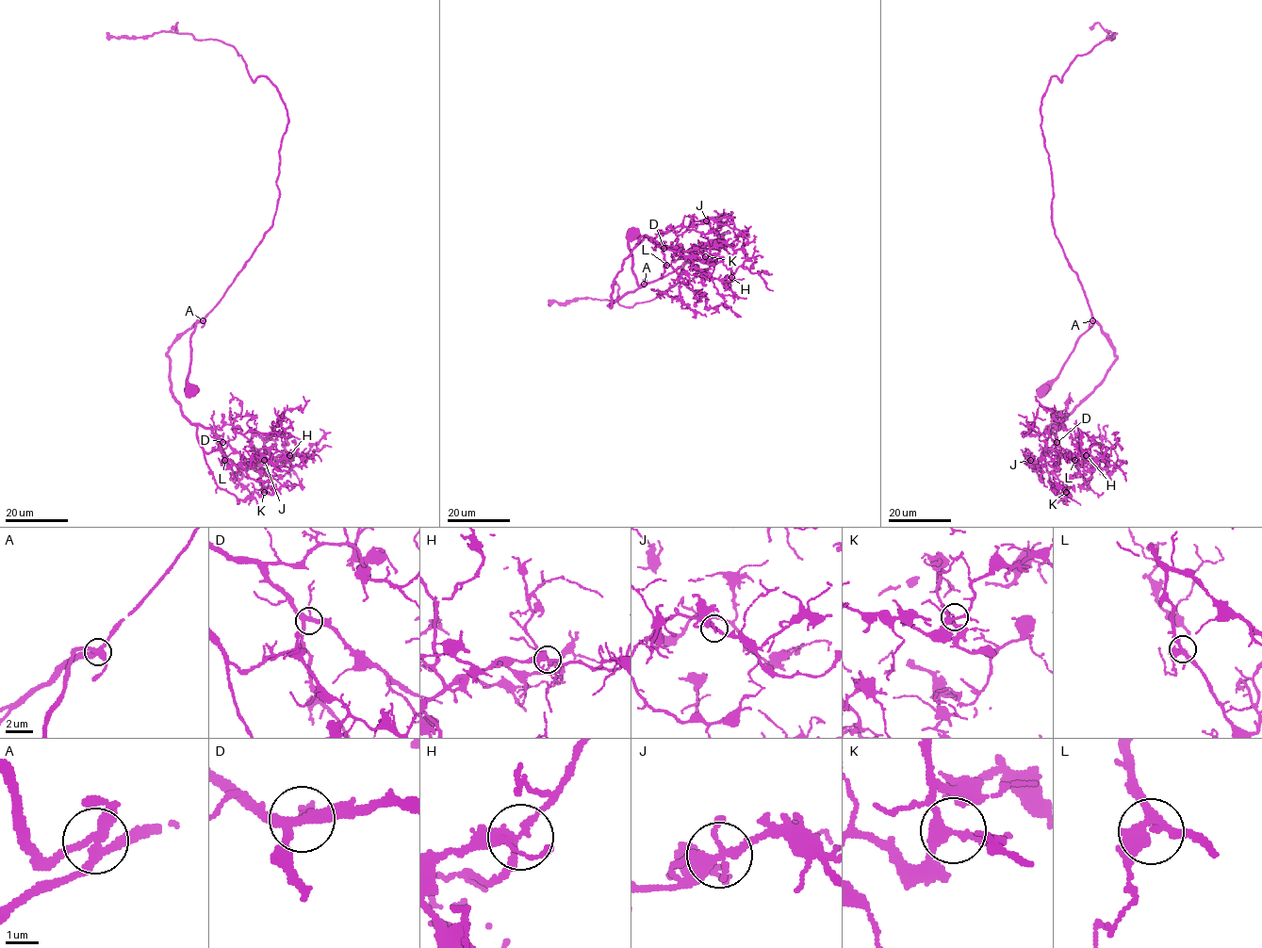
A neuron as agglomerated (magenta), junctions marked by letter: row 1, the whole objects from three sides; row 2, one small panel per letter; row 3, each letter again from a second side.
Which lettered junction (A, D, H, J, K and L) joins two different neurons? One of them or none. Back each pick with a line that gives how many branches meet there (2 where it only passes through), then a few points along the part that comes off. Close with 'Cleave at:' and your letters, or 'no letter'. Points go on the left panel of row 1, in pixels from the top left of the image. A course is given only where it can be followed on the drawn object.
Cleave at: no letter

